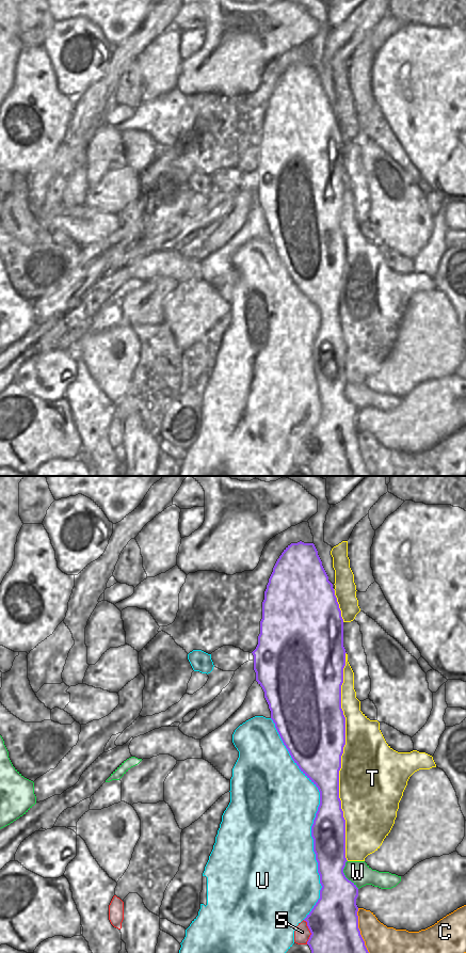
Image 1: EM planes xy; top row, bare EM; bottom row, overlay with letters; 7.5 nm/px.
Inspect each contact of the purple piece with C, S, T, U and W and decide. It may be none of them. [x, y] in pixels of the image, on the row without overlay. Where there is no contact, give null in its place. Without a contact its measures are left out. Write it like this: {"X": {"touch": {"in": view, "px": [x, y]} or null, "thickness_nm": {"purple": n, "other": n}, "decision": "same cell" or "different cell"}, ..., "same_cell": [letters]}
{"C": {"touch": {"in": "xy", "px": [359, 453]}, "thickness_nm": {"purple": 420, "other": 300}, "decision": "different cell"}, "S": {"touch": {"in": "xy", "px": [310, 454]}, "thickness_nm": {"purple": 400, "other": 120}, "decision": "different cell"}, "T": {"touch": {"in": "xy", "px": [340, 279]}, "thickness_nm": {"purple": 460, "other": 460}, "decision": "same cell"}, "U": {"touch": {"in": "xy", "px": [315, 340]}, "thickness_nm": {"purple": 260, "other": 480}, "decision": "different cell"}, "W": {"touch": {"in": "xy", "px": [344, 397]}, "thickness_nm": {"purple": 300, "other": 170}, "decision": "different cell"}, "same_cell": ["T"]}

